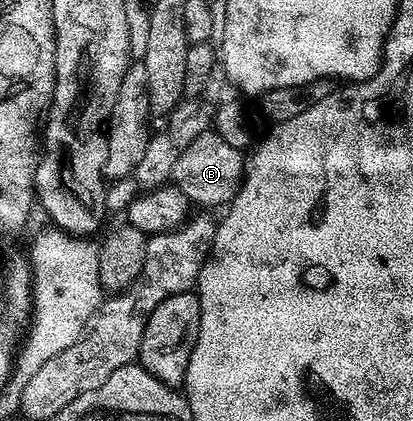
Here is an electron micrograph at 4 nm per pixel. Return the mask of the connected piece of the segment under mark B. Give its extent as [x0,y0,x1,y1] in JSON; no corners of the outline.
[172,129,245,209]

